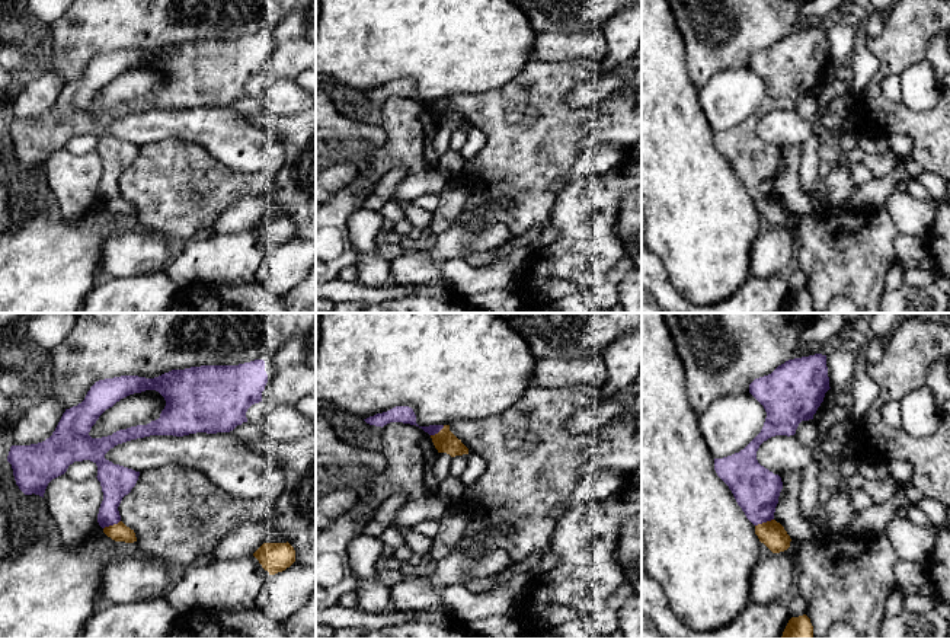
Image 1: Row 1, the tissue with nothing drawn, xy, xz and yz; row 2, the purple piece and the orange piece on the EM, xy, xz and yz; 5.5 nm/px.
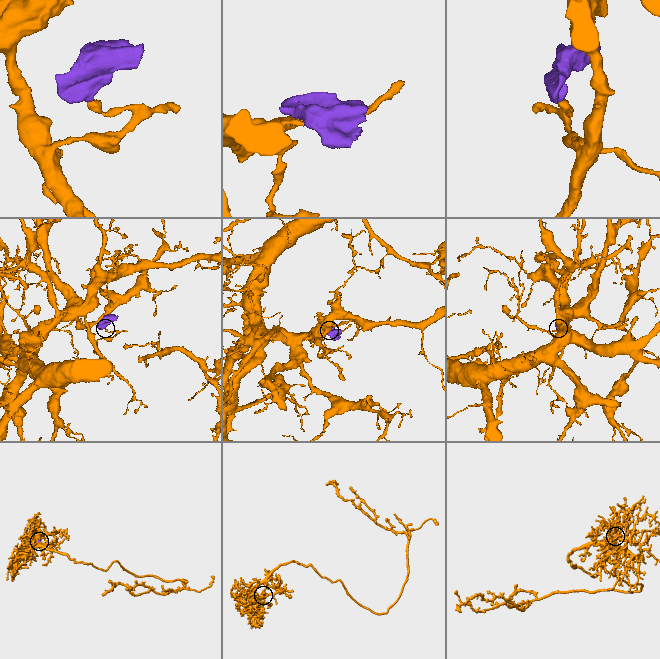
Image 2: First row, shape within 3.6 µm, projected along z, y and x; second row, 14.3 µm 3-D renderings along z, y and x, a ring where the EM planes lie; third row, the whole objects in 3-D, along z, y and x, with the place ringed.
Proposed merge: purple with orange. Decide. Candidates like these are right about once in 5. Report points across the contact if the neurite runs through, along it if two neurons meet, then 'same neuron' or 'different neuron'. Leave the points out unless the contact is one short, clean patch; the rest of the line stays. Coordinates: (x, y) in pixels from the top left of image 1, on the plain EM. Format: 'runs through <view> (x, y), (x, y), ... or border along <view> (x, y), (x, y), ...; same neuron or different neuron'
border along yz (773, 192), (755, 200); different neuron

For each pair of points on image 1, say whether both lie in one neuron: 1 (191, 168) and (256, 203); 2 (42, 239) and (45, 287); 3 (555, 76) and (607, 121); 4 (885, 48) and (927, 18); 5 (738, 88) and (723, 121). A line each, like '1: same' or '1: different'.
1: different
2: same
3: same
4: same
5: same

